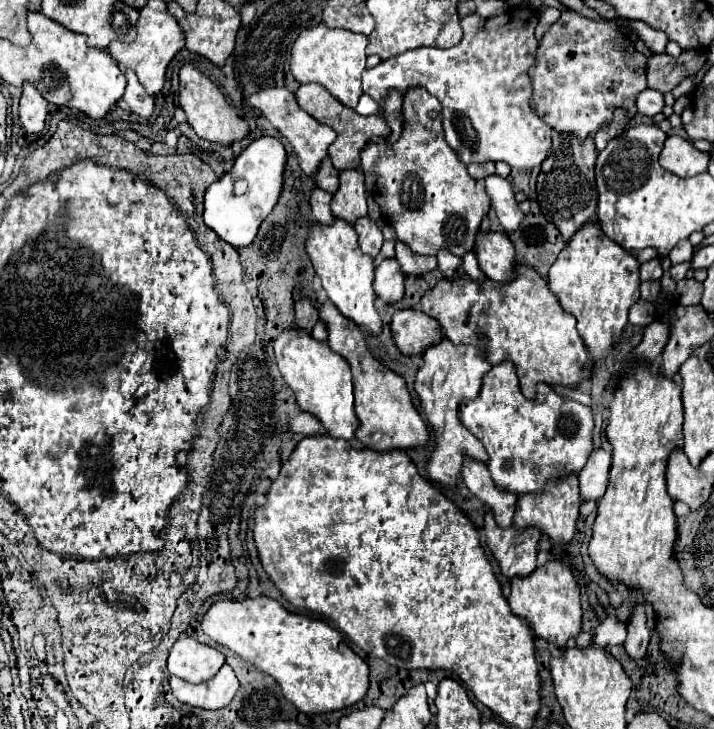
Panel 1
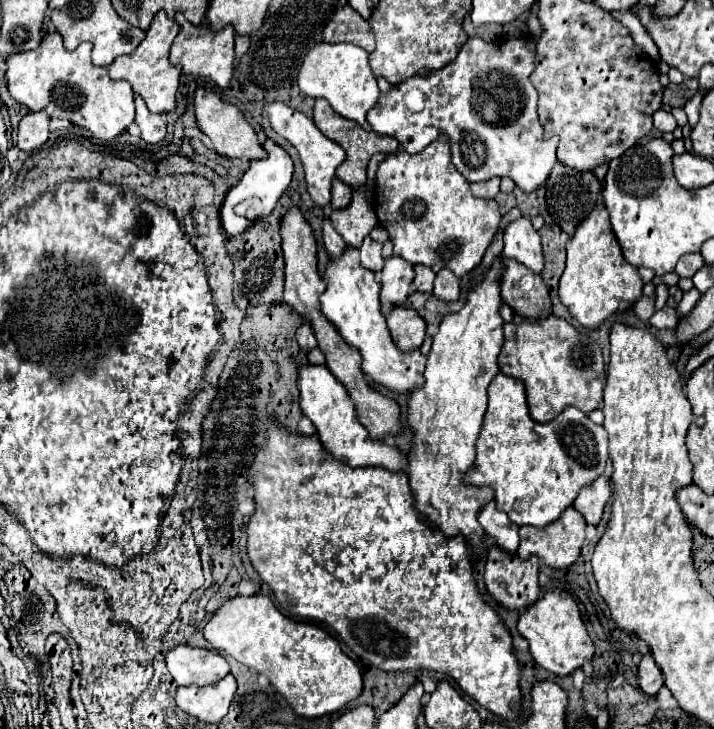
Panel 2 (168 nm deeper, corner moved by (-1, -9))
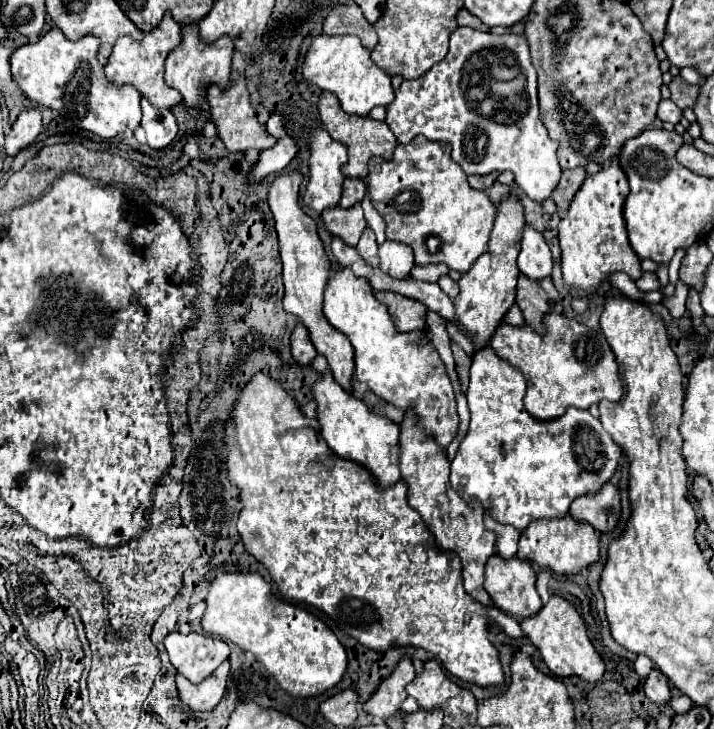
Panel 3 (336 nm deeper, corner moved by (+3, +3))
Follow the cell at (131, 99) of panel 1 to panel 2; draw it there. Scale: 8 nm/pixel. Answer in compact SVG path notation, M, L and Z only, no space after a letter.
M136 96L136 124L142 130L142 140L146 144L158 144L166 138L166 122L160 114L152 114L144 100Z

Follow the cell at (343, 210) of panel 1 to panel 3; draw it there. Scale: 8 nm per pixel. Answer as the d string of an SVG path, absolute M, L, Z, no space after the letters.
M354 204L354 208L340 208L340 206L326 208L322 212L322 218L328 232L340 236L350 246L358 244L360 234L366 228L366 218L360 204Z

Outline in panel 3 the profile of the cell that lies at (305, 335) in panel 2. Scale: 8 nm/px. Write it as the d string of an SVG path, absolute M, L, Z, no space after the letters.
M302 322L296 324L294 332L292 332L292 338L290 338L290 344L292 344L292 356L294 360L298 360L298 364L310 364L312 358L316 356L316 348L308 336L308 330Z

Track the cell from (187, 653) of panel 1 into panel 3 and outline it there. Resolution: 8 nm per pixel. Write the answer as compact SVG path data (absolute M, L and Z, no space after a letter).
M170 632L164 638L164 646L178 674L186 676L194 684L208 678L230 654L230 648L224 640L194 632Z

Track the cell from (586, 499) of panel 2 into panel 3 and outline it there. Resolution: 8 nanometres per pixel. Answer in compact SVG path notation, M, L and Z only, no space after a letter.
M610 482L602 484L598 492L582 494L570 504L570 512L576 520L592 524L596 530L612 530L620 518L620 494Z

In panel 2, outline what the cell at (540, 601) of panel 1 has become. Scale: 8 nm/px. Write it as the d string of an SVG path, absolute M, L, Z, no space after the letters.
M560 590L548 592L534 606L526 608L518 620L518 632L528 640L530 654L534 656L534 660L556 676L574 674L594 656L594 644L582 624L576 602Z

